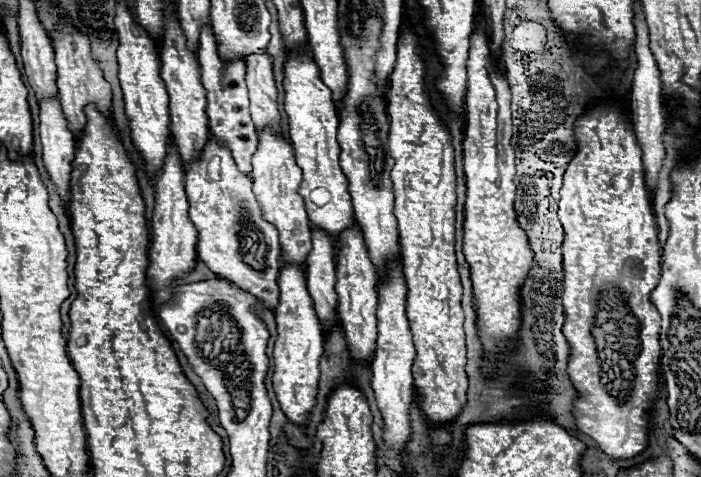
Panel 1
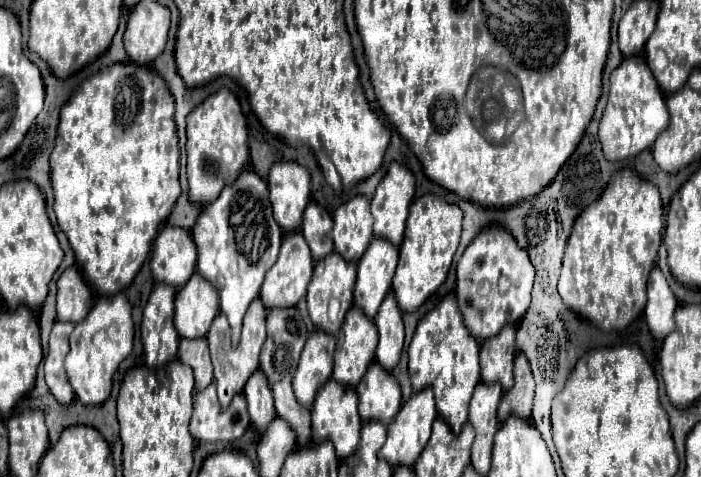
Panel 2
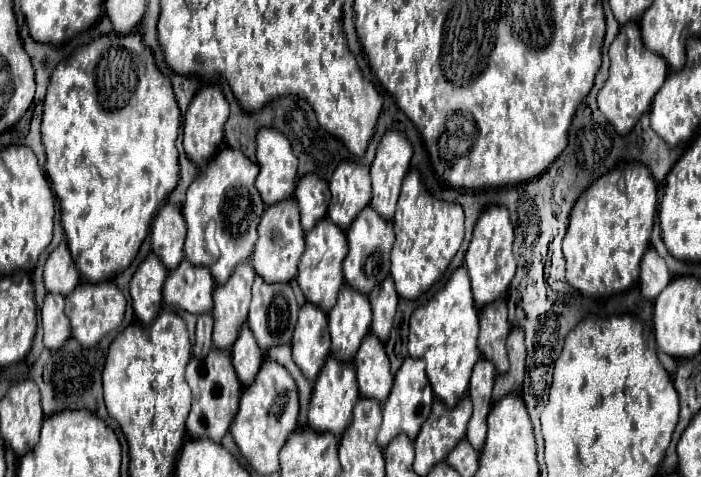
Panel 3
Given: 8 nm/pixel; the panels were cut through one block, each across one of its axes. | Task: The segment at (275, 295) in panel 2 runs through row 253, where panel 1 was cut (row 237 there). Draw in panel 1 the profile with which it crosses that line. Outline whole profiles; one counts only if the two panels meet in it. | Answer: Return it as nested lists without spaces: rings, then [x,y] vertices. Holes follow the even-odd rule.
[[[262,130],[258,134],[258,150],[252,158],[252,180],[254,192],[260,202],[260,208],[270,224],[274,224],[280,232],[282,260],[286,264],[296,264],[306,268],[306,258],[312,246],[310,240],[310,220],[306,216],[306,206],[302,196],[298,194],[298,186],[302,184],[302,170],[294,162],[294,148],[284,140],[282,134],[274,134],[272,130]]]

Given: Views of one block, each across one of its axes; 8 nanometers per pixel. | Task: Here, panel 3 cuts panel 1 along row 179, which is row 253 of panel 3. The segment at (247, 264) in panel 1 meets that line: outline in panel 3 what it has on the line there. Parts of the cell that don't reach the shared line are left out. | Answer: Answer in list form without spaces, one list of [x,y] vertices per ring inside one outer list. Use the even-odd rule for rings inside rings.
[[[222,148],[186,192],[186,200],[182,204],[182,214],[188,224],[184,252],[192,264],[208,266],[216,284],[224,284],[230,278],[234,266],[252,254],[256,242],[256,226],[266,208],[254,186],[256,176],[258,164],[250,162],[240,150]],[[208,220],[216,222],[216,244],[220,252],[218,258],[204,250],[204,226]]]

